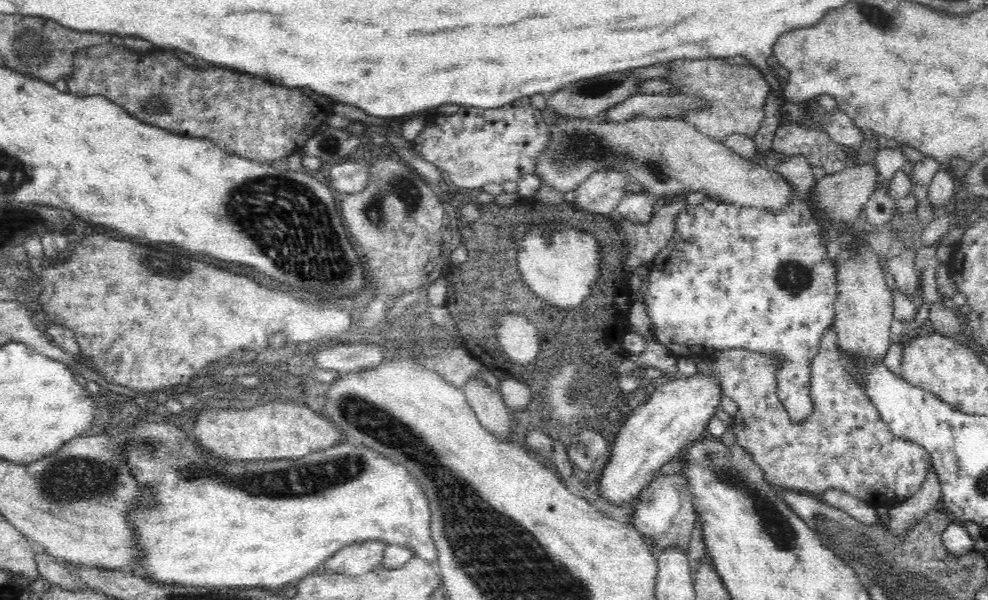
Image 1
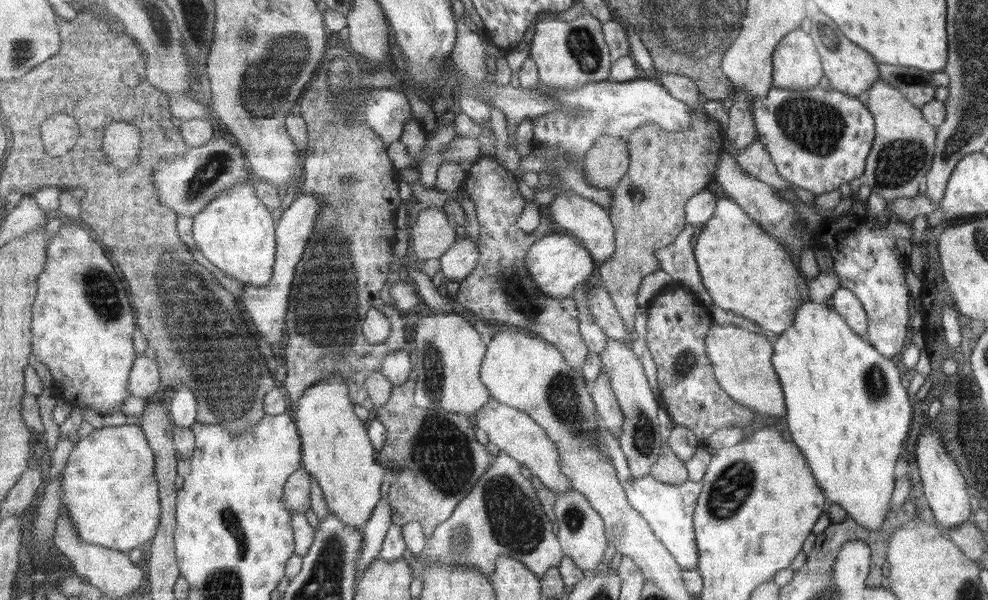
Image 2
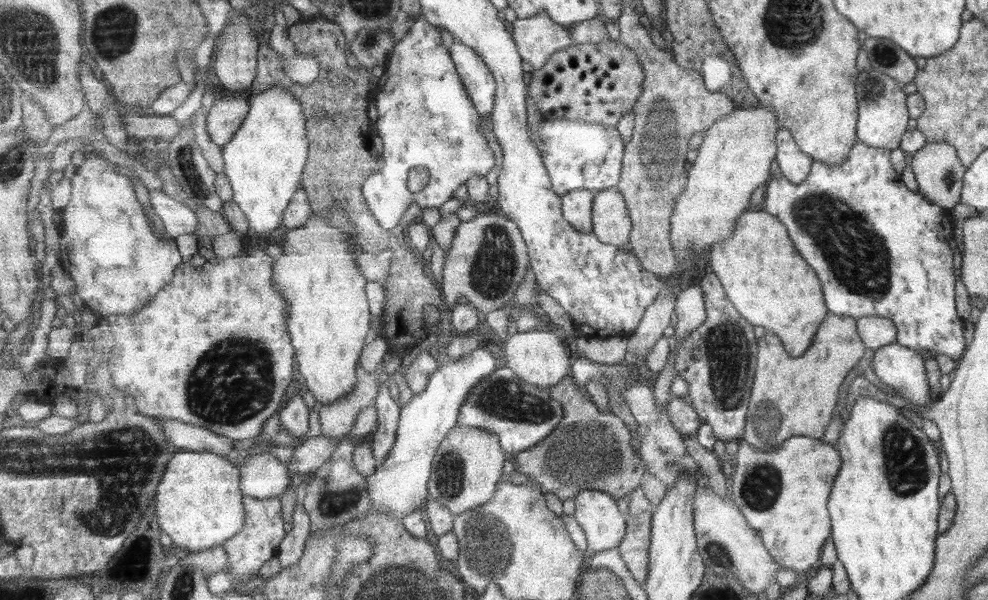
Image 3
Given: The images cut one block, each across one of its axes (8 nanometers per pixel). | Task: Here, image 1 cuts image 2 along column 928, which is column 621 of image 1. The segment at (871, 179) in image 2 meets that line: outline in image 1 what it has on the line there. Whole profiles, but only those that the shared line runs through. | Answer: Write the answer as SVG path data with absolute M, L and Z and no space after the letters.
M558 117L555 125L551 126L551 139L549 142L549 147L547 148L546 152L537 159L537 176L541 180L541 184L549 184L553 186L556 190L560 192L570 192L570 190L576 191L576 188L594 172L594 170L598 170L598 168L608 168L608 166L613 166L614 168L619 168L620 170L625 170L628 174L633 176L633 180L635 182L640 182L642 186L649 192L649 196L653 197L654 199L658 197L667 197L673 196L676 194L682 193L693 193L693 192L702 192L706 195L706 200L715 200L715 201L724 201L724 203L733 204L733 205L742 205L744 207L756 207L756 208L766 208L770 209L770 211L778 212L778 211L785 211L791 207L791 202L794 199L797 199L795 196L794 187L788 182L788 180L777 171L772 169L772 164L765 164L758 162L754 162L750 159L746 159L740 155L736 155L734 151L730 150L725 144L720 141L715 141L713 138L702 134L695 125L690 124L686 121L682 121L682 119L653 119L650 117L636 117L631 121L626 121L622 124L610 123L610 121L596 121L594 120L587 120L587 119L579 119L579 118L570 118L570 117Z

